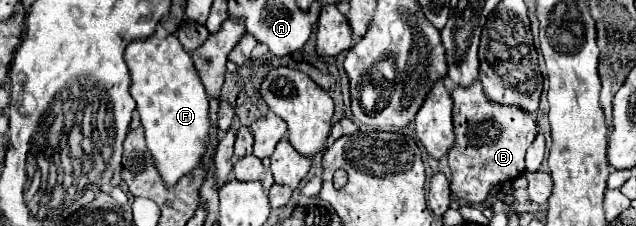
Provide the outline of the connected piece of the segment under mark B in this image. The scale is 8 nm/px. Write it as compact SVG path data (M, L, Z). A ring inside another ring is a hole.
M474 82L470 88L456 88L452 100L456 136L454 148L448 152L452 198L480 206L494 186L514 180L524 172L524 154L536 136L536 120L516 106L498 106L490 102L480 82Z

